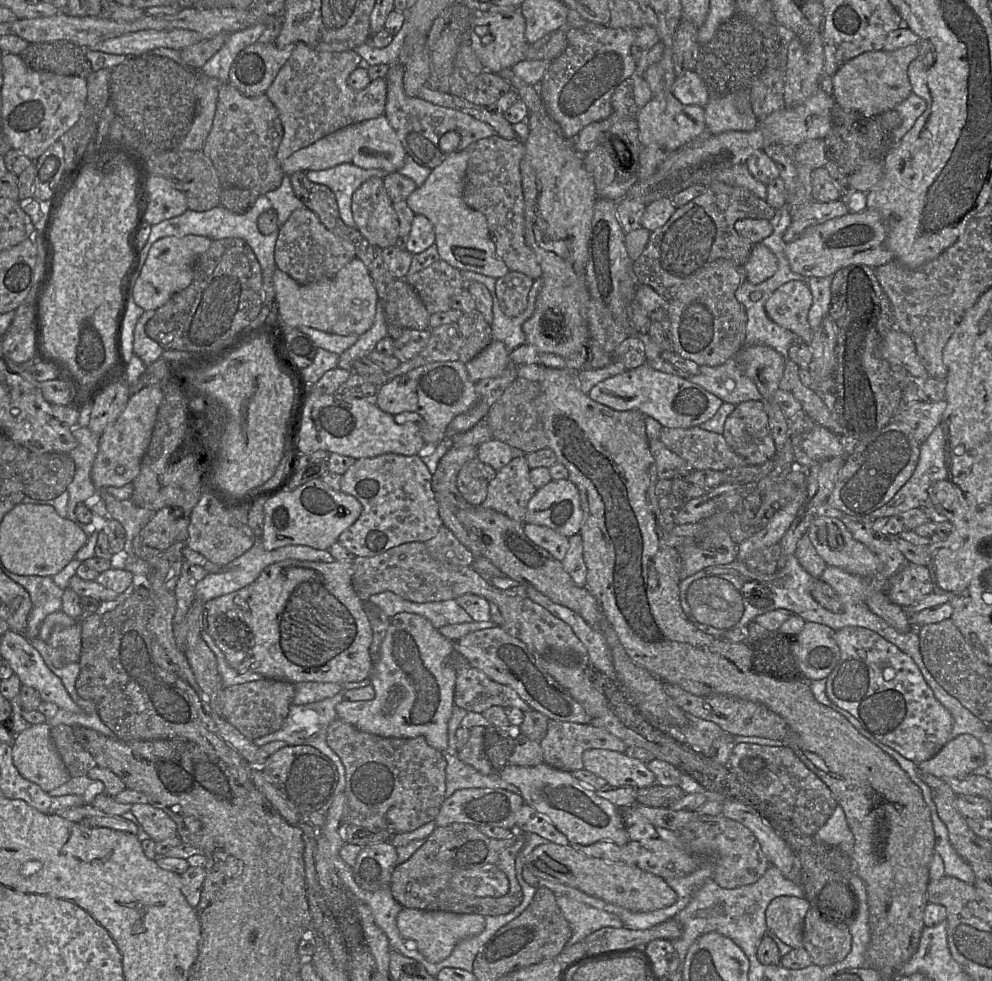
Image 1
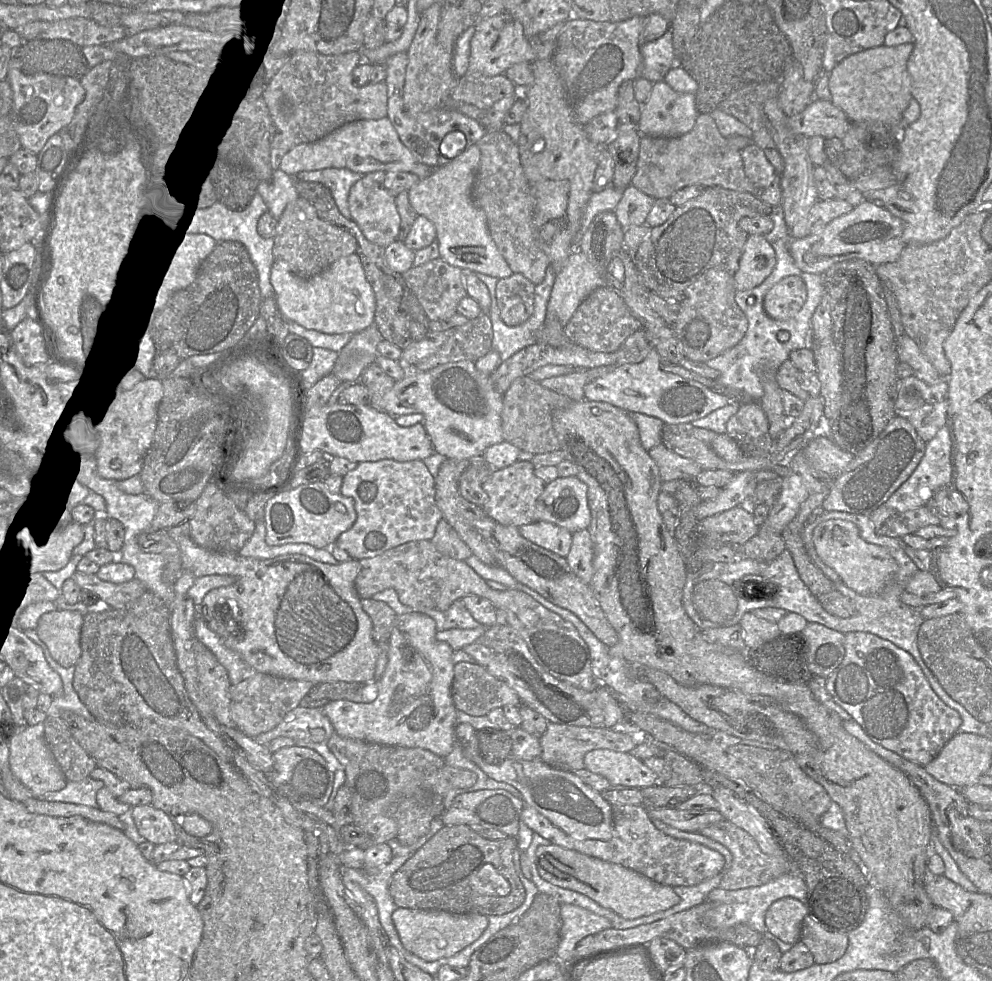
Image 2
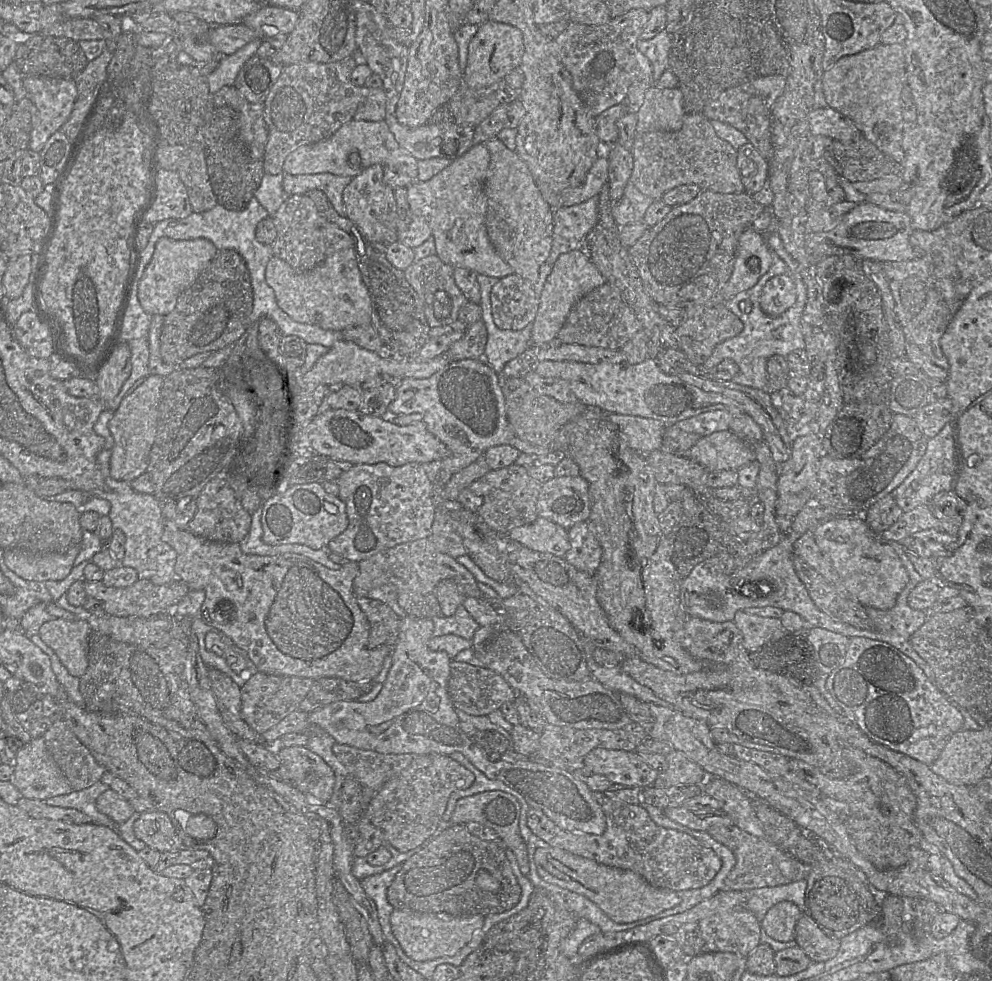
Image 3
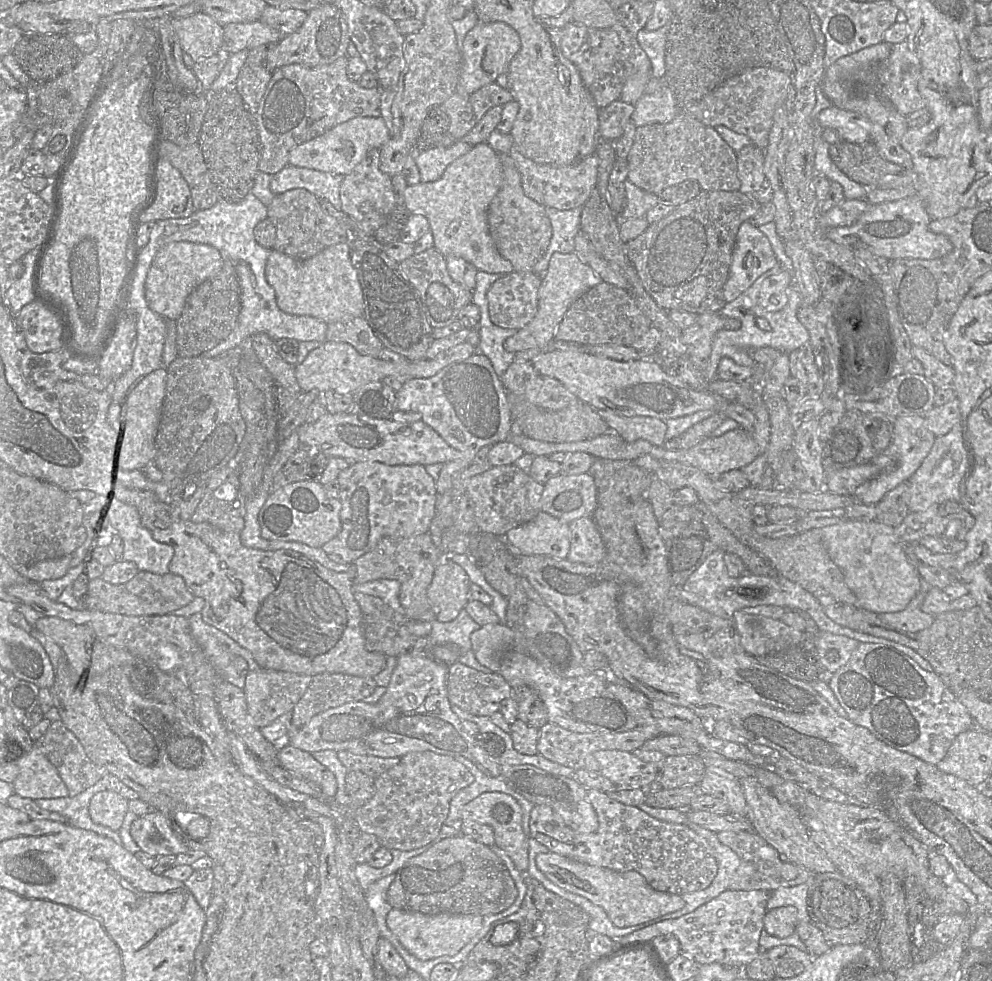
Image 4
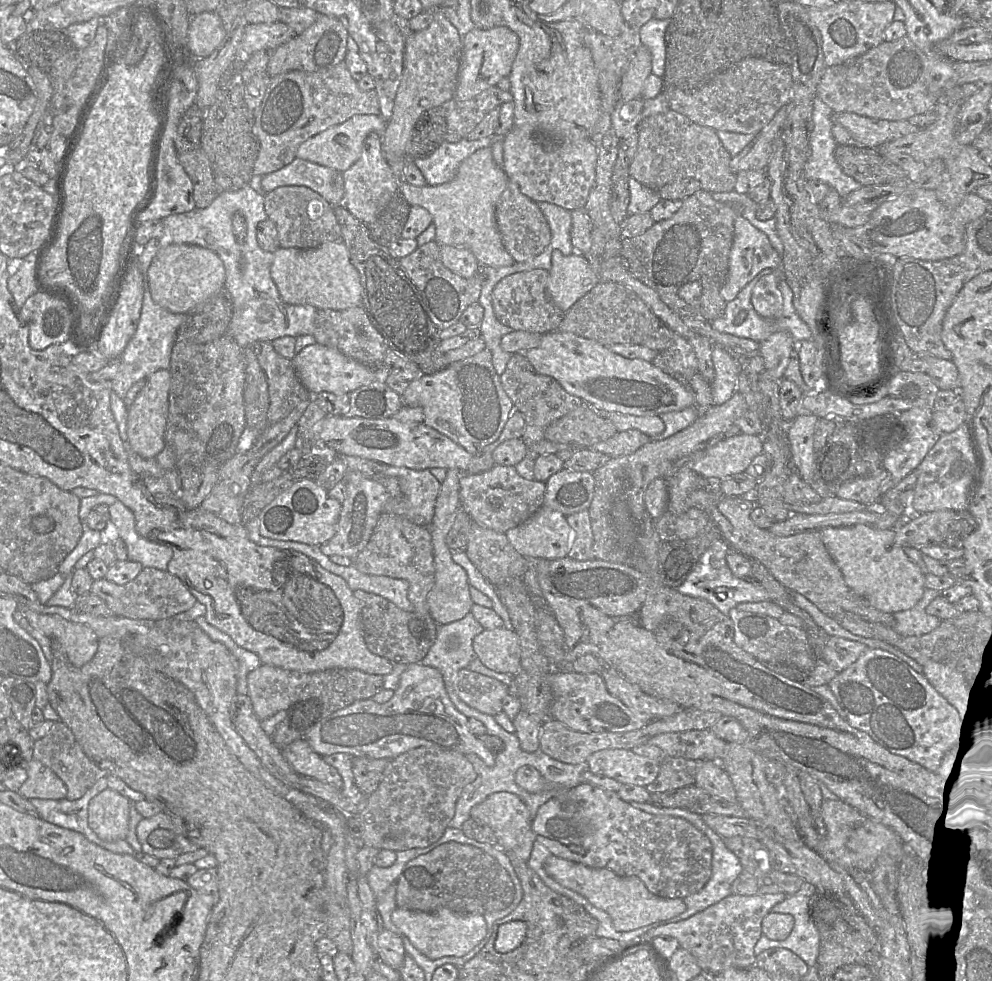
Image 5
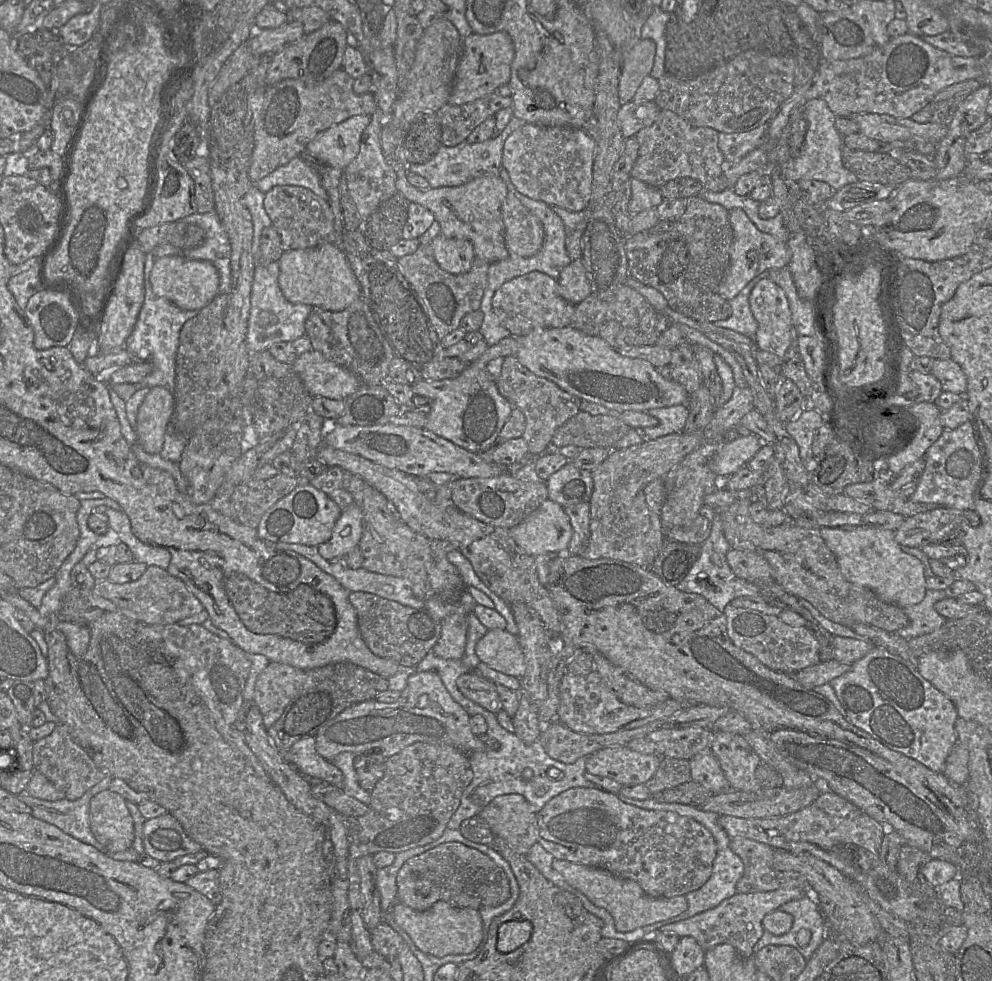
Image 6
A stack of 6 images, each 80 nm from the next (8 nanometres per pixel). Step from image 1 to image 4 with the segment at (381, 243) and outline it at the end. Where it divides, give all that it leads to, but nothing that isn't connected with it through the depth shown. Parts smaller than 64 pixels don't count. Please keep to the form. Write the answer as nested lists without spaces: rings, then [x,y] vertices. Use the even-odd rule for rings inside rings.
[[[371,149],[366,157],[347,175],[340,186],[342,211],[350,216],[362,230],[373,236],[396,206],[392,178],[380,170],[380,150]]]

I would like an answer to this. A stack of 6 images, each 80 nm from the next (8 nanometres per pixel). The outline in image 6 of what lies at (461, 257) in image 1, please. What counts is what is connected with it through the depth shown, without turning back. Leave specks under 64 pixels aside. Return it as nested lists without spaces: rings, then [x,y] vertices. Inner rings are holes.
[[[397,168],[396,189],[410,203],[417,203],[430,210],[441,228],[441,235],[447,238],[469,240],[475,256],[493,263],[509,257],[504,239],[502,203],[508,193],[500,176],[483,174],[456,187],[439,187],[420,190],[408,183],[407,168]]]

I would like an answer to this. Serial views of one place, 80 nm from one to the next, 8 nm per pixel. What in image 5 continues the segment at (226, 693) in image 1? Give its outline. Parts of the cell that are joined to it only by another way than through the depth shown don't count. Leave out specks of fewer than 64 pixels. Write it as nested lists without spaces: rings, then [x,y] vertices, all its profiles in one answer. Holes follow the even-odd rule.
[[[261,665],[247,676],[248,693],[255,715],[266,720],[279,711],[286,711],[298,698],[310,680],[311,674],[291,671],[271,665]]]

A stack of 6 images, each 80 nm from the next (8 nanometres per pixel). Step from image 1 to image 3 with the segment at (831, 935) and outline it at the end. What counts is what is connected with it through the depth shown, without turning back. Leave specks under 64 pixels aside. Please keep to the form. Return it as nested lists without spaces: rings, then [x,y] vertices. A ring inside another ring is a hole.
[[[803,913],[797,921],[795,940],[812,962],[833,958],[840,947],[840,939],[827,936],[807,913]]]

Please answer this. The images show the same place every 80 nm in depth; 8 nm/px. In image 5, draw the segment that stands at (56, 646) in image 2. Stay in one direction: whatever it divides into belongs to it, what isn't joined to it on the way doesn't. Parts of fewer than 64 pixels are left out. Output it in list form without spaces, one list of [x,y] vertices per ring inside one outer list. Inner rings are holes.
[[[19,605],[19,611],[33,628],[51,640],[59,641],[75,667],[82,667],[94,657],[99,638],[89,626],[65,620],[59,615],[40,614],[24,605]]]

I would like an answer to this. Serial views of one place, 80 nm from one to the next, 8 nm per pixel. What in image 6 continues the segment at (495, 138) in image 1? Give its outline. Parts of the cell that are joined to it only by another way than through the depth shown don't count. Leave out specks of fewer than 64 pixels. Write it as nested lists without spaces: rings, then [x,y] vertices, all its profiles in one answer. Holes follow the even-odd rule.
[[[508,192],[502,203],[504,239],[509,254],[523,258],[534,256],[544,242],[541,221],[512,193]]]

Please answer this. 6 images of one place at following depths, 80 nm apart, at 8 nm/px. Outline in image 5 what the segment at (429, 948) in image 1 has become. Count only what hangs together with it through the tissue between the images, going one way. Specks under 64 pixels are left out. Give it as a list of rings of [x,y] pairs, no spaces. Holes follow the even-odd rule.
[[[441,907],[432,912],[416,912],[396,908],[391,915],[393,924],[424,956],[436,960],[446,956],[461,957],[471,951],[486,935],[486,921],[479,913],[458,913]]]

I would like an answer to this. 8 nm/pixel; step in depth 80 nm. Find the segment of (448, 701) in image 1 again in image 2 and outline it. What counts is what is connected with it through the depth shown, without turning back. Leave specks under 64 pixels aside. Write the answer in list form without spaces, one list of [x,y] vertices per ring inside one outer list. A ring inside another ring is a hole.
[[[421,612],[397,615],[388,639],[388,663],[382,678],[377,681],[377,698],[371,703],[335,700],[320,708],[338,735],[382,745],[419,747],[443,758],[453,750],[458,741],[457,709],[452,700],[454,651],[448,643],[436,639],[436,632],[435,621],[428,615]]]

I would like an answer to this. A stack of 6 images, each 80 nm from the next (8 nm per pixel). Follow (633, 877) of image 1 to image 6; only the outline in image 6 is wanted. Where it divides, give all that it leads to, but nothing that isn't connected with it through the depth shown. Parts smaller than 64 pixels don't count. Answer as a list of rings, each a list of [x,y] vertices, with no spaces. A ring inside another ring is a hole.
[[[555,858],[552,866],[571,886],[583,893],[595,906],[606,909],[612,915],[616,930],[619,932],[629,932],[668,920],[680,915],[688,908],[684,895],[669,898],[651,897],[636,881],[617,877],[605,869]]]

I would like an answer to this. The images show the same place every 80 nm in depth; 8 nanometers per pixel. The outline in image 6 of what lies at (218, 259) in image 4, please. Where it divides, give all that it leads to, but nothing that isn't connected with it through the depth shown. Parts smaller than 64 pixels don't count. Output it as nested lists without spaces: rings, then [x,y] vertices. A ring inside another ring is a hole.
[[[182,255],[165,256],[156,260],[150,274],[153,292],[182,310],[199,311],[218,294],[220,277],[208,260],[191,260]]]

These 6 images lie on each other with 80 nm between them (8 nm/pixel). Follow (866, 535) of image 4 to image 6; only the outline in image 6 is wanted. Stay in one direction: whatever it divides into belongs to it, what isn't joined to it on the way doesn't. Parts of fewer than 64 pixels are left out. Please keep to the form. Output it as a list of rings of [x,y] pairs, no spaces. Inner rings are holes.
[[[857,526],[853,529],[820,528],[826,546],[836,557],[845,579],[873,591],[883,602],[905,608],[920,603],[927,591],[923,563],[904,553],[895,541],[896,531]]]

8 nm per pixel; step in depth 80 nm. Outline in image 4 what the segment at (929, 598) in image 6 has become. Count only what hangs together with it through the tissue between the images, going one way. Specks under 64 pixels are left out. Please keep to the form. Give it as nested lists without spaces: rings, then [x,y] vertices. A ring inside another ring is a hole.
[[[921,576],[919,577],[920,590],[916,596],[909,602],[907,607],[900,612],[878,614],[883,622],[895,627],[896,629],[912,633],[920,632],[929,628],[933,624],[935,616],[924,613],[921,609],[923,601],[932,587],[924,578]]]

